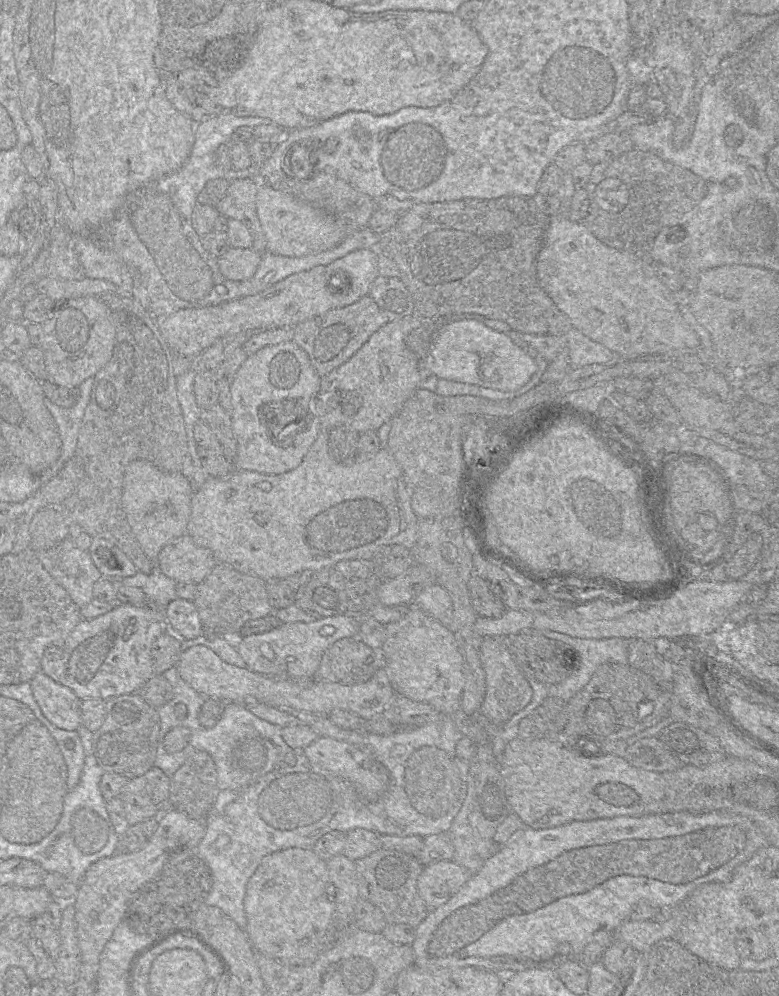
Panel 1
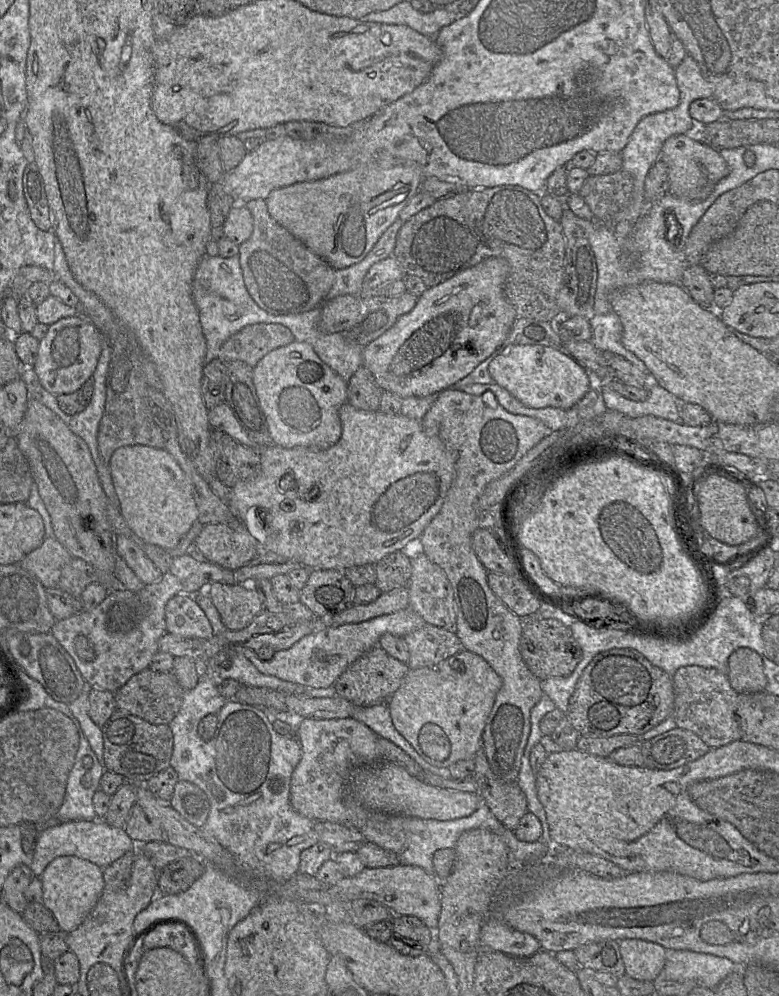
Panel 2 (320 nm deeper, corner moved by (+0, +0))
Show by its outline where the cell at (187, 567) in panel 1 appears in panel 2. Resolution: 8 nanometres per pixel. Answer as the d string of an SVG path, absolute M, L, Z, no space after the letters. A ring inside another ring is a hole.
M243 522L238 528L210 523L201 529L193 549L204 560L234 571L253 560L261 552L261 545Z

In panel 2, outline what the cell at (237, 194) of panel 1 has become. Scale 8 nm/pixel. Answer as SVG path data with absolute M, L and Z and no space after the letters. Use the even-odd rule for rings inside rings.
M252 199L246 202L236 202L243 203L247 209L251 212L253 217L253 231L251 236L239 244L238 257L239 262L243 274L244 284L246 286L247 291L249 292L252 299L256 302L256 304L266 310L267 312L277 314L277 315L289 315L289 314L298 314L312 310L315 307L322 306L323 302L326 300L326 296L329 293L330 289L333 286L335 280L335 269L329 265L325 260L320 258L310 249L308 249L300 240L294 237L286 228L281 226L278 222L276 222L269 214L266 202L264 199Z

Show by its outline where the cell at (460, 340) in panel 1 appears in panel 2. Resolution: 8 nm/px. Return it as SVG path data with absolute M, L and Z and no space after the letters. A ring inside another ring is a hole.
M503 345L502 348L498 350L498 353L494 356L494 358L490 362L488 366L488 372L492 377L494 383L507 390L517 400L531 408L556 407L561 409L569 409L574 404L576 404L590 388L589 377L585 371L584 365L579 365L579 363L572 356L567 356L553 348L541 345Z

